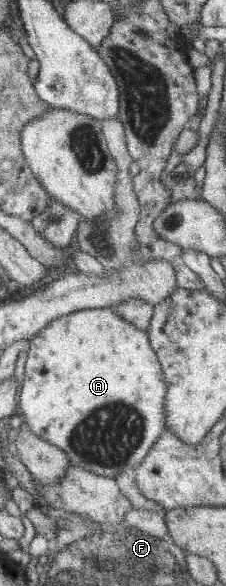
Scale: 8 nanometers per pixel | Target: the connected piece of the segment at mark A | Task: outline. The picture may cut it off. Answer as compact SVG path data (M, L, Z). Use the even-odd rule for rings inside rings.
M111 308L86 309L70 313L66 316L60 316L51 322L43 331L39 332L35 338L29 341L28 360L26 361L26 372L20 389L20 407L19 414L22 414L27 425L37 434L37 437L61 447L70 457L70 461L77 467L83 467L87 471L93 471L99 475L115 476L119 473L133 472L142 464L143 459L149 455L151 447L157 443L163 429L167 425L167 409L165 409L165 400L168 392L168 385L163 374L162 363L158 359L158 353L155 353L151 345L150 334L147 330L135 327L127 319L123 319L119 313L115 313Z

